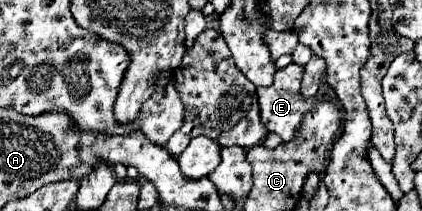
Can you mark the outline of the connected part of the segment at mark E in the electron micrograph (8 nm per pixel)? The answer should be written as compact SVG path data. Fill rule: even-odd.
M291 63L283 69L275 71L275 81L269 87L257 87L257 97L259 97L259 109L261 109L261 123L267 127L269 133L281 135L283 141L291 141L303 121L303 117L321 101L329 101L327 95L317 93L313 97L303 97L301 95L301 77L303 77L303 67L297 63Z

